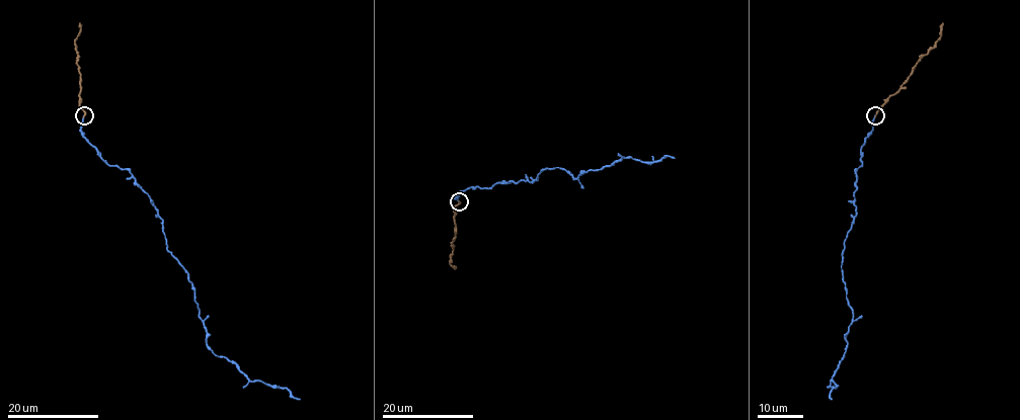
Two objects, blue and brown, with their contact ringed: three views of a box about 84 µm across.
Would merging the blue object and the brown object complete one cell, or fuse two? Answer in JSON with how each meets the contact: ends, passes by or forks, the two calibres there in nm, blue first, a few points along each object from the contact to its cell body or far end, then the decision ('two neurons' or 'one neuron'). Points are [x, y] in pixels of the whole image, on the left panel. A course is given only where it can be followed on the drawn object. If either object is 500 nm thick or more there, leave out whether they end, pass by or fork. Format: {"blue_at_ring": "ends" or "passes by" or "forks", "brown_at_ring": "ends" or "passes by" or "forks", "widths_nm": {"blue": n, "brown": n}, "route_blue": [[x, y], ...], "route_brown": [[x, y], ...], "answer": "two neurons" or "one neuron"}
{"blue_at_ring": "ends", "brown_at_ring": "ends", "widths_nm": {"blue": 180, "brown": 190}, "route_blue": [[83, 115], [81, 133], [129, 170], [161, 220], [206, 346], [300, 400]], "route_brown": [[83, 115], [74, 44], [80, 30], [79, 23]], "answer": "one neuron"}

